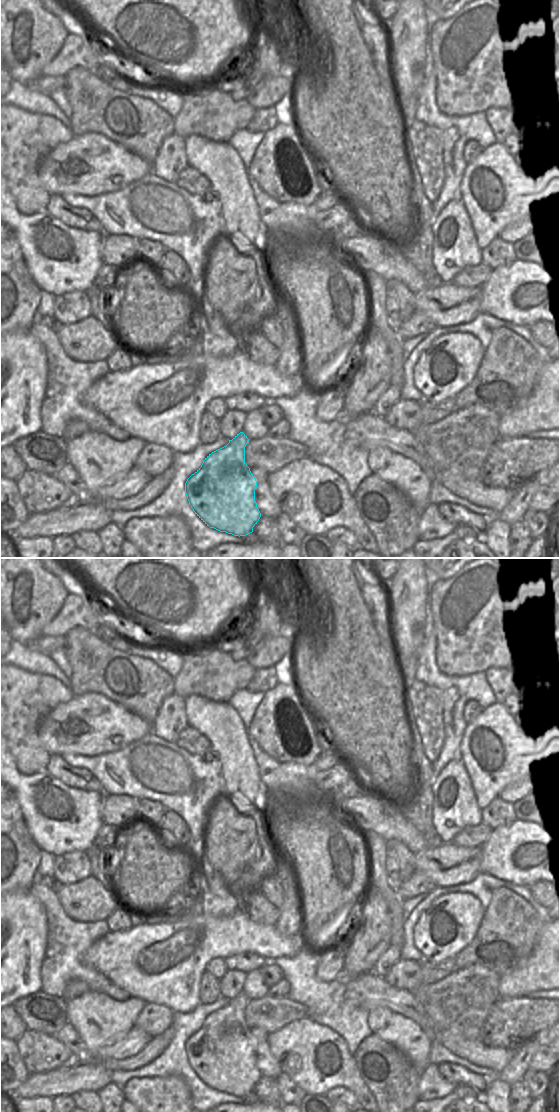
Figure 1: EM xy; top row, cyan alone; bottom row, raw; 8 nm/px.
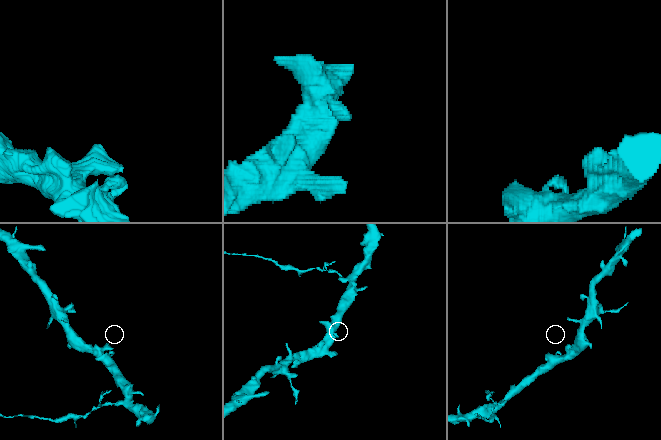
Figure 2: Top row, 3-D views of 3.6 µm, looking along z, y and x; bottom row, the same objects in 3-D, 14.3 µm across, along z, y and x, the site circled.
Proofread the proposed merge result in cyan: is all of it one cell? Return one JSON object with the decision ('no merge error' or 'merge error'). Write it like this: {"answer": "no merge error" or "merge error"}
{"answer": "no merge error"}

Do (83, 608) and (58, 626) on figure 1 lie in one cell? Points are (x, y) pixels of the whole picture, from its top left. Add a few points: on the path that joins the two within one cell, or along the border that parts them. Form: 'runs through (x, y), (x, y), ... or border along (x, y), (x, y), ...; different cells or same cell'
runs through (77, 612), (74, 612), (64, 621); same cell

